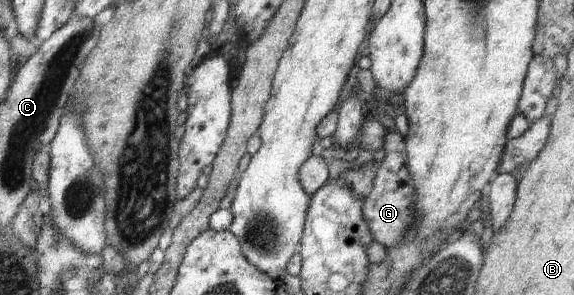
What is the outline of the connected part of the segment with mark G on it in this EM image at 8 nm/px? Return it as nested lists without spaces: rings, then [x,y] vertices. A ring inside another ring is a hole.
[[[398,133],[385,134],[382,149],[384,150],[384,159],[378,163],[370,193],[362,200],[361,214],[368,224],[370,238],[384,248],[390,249],[402,241],[406,229],[414,221],[414,211],[412,211],[414,187],[412,187],[412,179],[406,171],[403,137]]]

